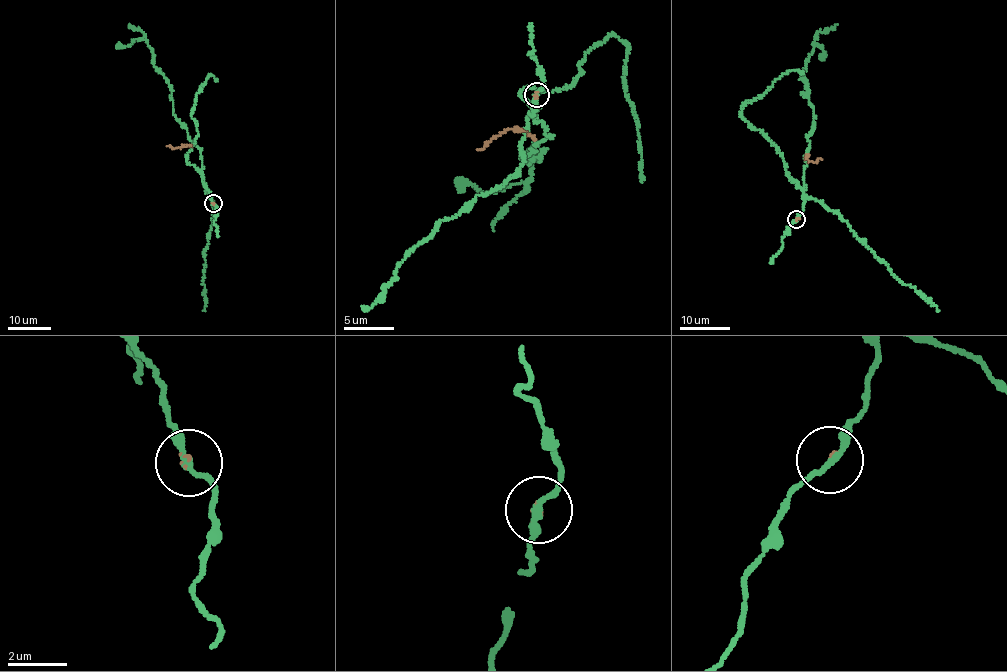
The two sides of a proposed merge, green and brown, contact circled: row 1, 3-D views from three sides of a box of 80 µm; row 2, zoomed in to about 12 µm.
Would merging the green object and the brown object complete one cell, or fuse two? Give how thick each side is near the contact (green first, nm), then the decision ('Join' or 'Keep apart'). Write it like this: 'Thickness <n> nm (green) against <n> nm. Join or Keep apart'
Thickness 180 nm (green) against 80 nm. Keep apart

